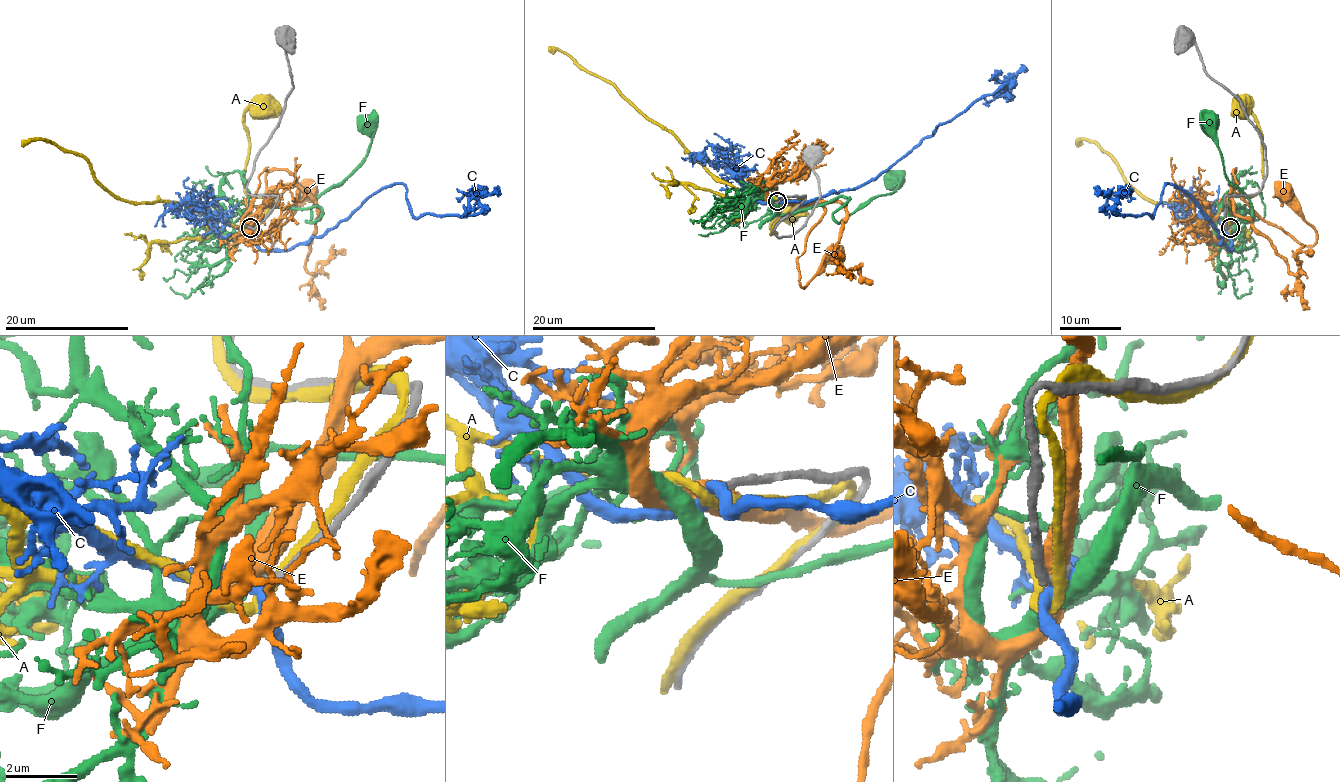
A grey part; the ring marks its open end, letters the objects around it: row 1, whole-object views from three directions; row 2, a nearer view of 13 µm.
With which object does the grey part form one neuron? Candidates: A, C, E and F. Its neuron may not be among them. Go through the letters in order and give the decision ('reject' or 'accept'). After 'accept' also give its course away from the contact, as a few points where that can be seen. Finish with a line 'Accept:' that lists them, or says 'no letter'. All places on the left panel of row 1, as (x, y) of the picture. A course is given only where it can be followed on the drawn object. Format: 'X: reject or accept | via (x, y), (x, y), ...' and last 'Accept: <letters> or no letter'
A: reject
C: accept | via (250, 227), (261, 249), (288, 249), (384, 187), (403, 184), (415, 217), (475, 215), (479, 195), (499, 186)
E: reject
F: reject
Accept: C

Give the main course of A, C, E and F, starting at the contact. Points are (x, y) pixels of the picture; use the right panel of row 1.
A: (1229, 229), (1229, 196), (1234, 193), (1252, 196), (1263, 183), (1261, 130), (1257, 118), (1247, 108), (1243, 108)
C: (1230, 227), (1229, 249), (1180, 187), (1163, 187), (1152, 217), (1116, 215), (1113, 195), (1096, 186)
E: (1230, 227), (1235, 169), (1238, 195), (1261, 218), (1300, 243), (1311, 246), (1315, 241), (1315, 232), (1285, 190)
F: (1232, 227), (1243, 206), (1226, 206), (1235, 221), (1251, 220), (1251, 201), (1227, 178), (1210, 124)

